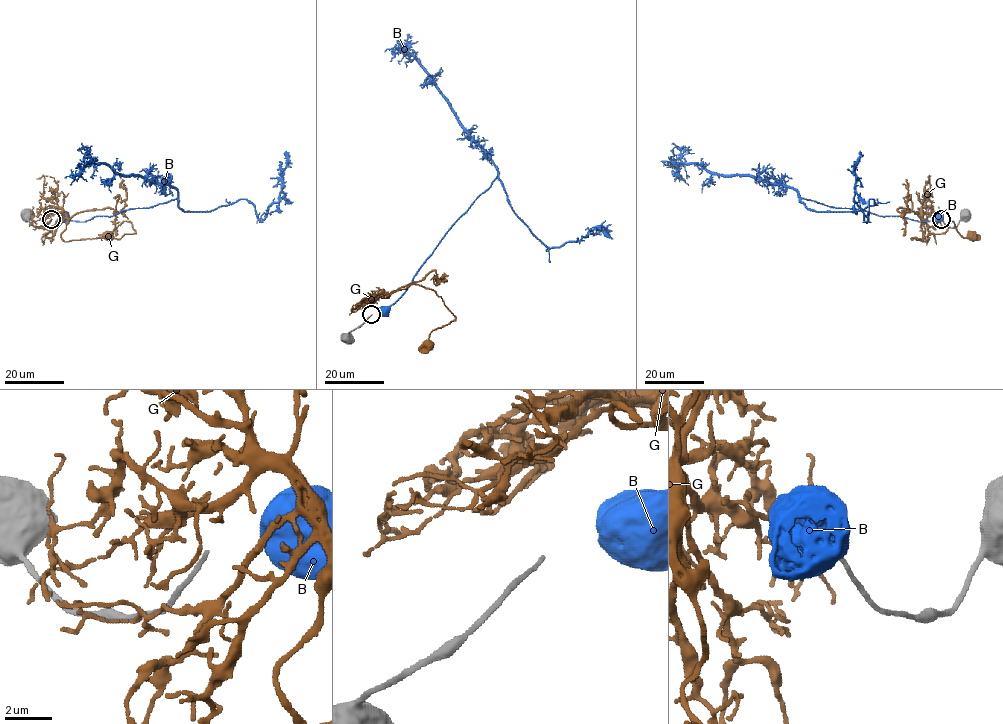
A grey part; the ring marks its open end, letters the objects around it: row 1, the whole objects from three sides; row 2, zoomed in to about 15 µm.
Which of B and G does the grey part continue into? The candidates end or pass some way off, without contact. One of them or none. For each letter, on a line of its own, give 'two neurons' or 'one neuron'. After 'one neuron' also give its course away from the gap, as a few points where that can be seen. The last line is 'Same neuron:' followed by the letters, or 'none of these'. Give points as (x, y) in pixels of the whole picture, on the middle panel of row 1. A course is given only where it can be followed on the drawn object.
B: two neurons
G: two neurons
Same neuron: none of these

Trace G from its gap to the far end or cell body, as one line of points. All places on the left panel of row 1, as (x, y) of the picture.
G: (47, 216), (62, 209), (67, 218), (60, 236), (65, 242), (120, 239), (135, 231), (123, 221), (107, 236)

